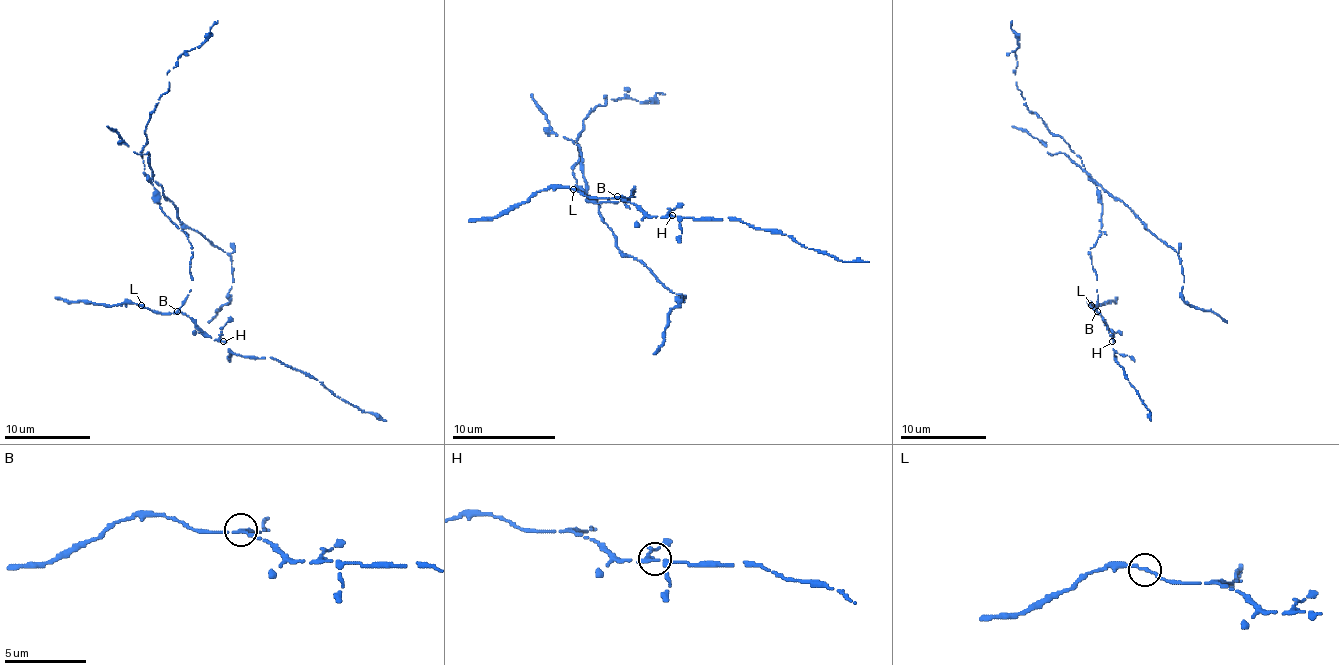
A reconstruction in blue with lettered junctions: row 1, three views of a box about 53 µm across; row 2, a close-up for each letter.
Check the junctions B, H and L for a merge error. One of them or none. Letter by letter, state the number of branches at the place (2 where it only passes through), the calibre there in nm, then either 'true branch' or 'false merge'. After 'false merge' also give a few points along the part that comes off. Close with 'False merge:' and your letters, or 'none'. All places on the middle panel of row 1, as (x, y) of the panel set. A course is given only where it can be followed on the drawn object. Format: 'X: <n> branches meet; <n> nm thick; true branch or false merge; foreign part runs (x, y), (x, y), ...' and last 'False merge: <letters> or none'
B: 3 branches meet; 180 nm thick; false merge; foreign part runs (617, 197), (633, 197), (635, 189), (625, 202), (591, 197), (615, 244), (682, 298), (654, 353)
H: 3 branches meet; 170 nm thick; true branch
L: 2 branches meet; 200 nm thick; true branch
False merge: B

